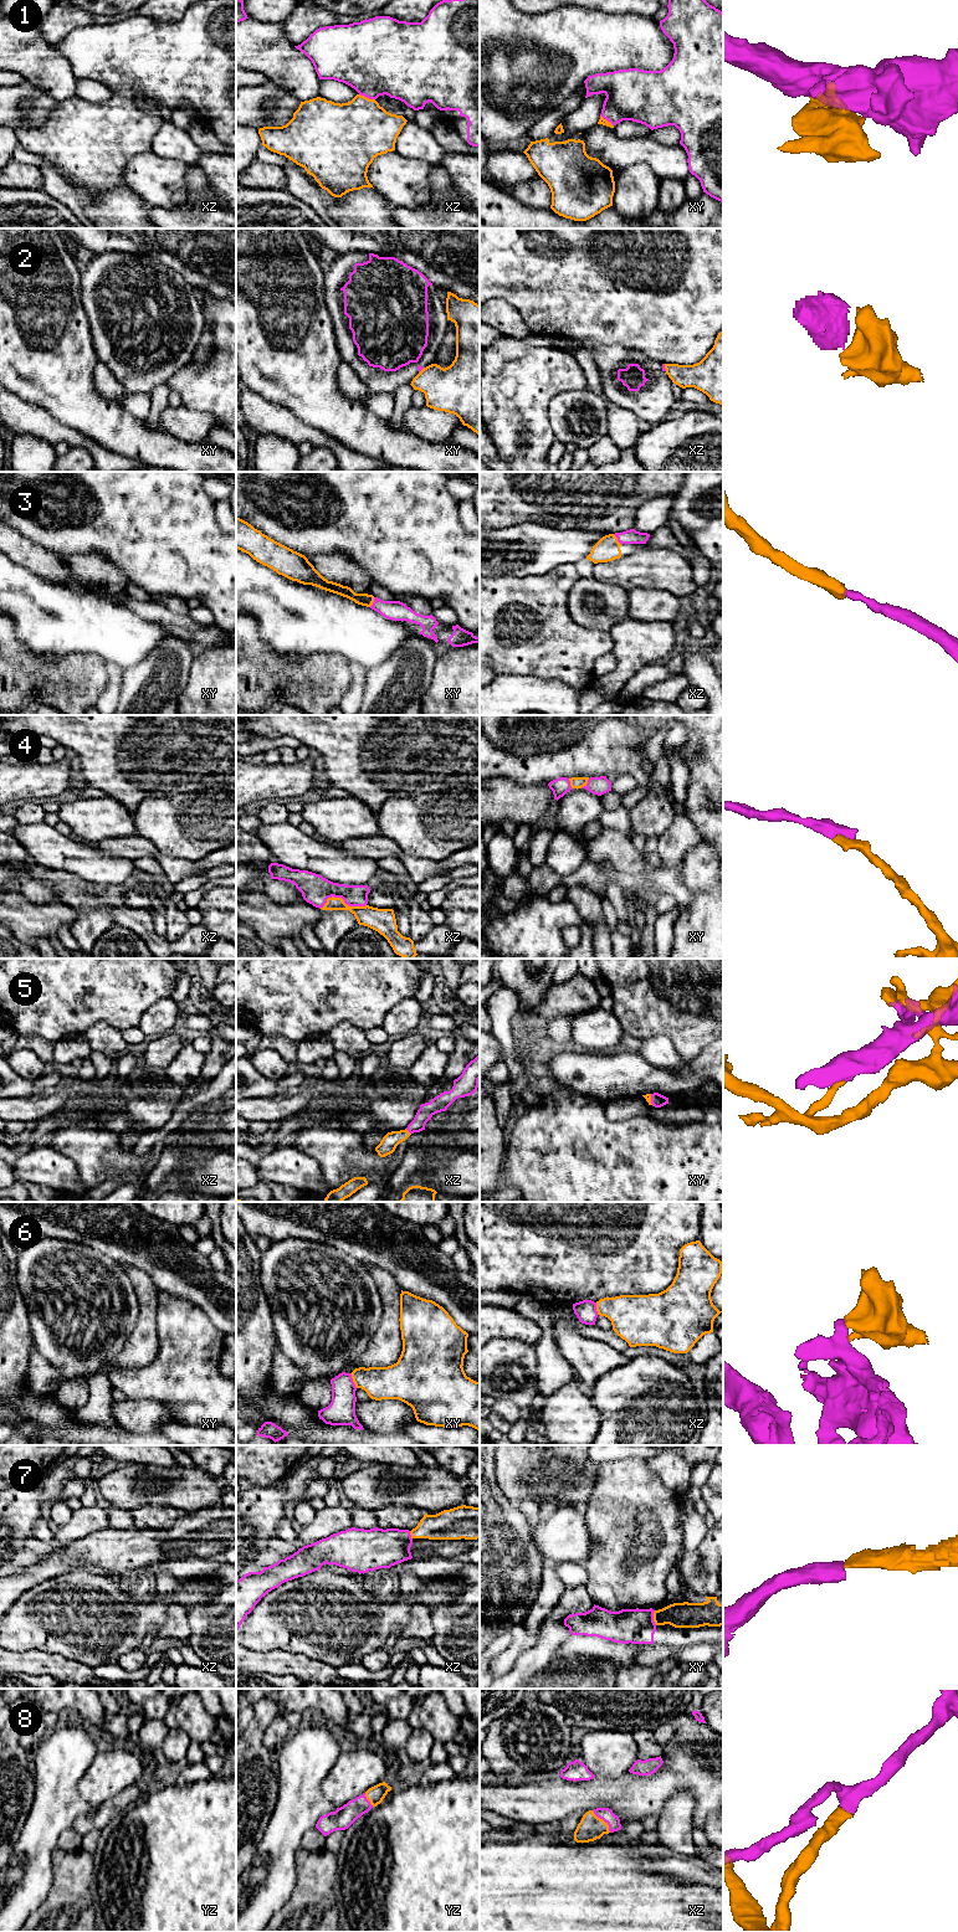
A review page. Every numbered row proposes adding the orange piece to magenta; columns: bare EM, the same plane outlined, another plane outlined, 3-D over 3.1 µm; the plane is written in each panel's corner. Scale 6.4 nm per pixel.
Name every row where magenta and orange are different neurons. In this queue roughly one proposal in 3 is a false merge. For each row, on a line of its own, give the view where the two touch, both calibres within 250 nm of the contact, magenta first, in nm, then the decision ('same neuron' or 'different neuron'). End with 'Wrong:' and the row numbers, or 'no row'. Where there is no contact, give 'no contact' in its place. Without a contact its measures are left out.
1: meets magenta in xz; 460 nm thick on the magenta side, 400 nm on the other; same neuron
2: meets magenta in xz; 20 nm thick on the magenta side, 170 nm on the other; different neuron
3: meets magenta in xz; 100 nm thick on the magenta side, 160 nm on the other; same neuron
4: meets magenta in xz; 190 nm thick on the magenta side, 140 nm on the other; same neuron
5: meets magenta in xz; 100 nm thick on the magenta side, 110 nm on the other; different neuron
6: meets magenta in xy; 180 nm thick on the magenta side, 220 nm on the other; different neuron
7: meets magenta in xy; 220 nm thick on the magenta side, 160 nm on the other; same neuron
8: meets magenta in xz; 90 nm thick on the magenta side, 160 nm on the other; same neuron
Wrong: 2, 5, 6

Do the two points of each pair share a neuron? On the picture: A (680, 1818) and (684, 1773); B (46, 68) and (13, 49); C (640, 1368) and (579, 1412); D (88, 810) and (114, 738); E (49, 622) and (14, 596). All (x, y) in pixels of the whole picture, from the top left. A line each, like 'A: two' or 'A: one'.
A: two
B: one
C: two
D: two
E: one

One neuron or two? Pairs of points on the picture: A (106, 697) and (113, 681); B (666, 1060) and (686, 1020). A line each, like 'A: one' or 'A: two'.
A: one
B: two

